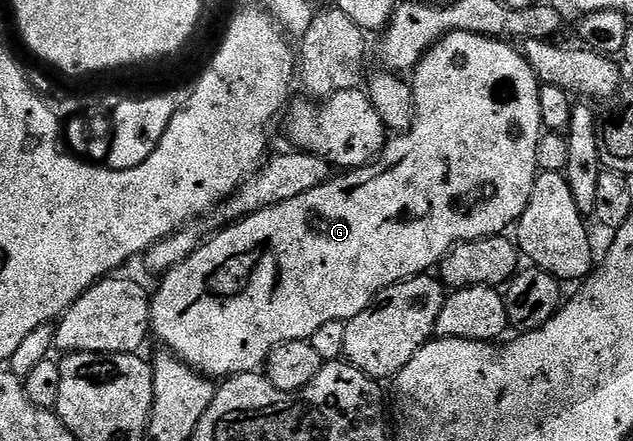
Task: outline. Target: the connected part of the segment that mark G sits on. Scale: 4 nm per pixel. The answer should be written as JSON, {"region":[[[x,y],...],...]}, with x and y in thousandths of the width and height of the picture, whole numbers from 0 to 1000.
{"region":[[[725,66],[705,77],[686,95],[670,127],[660,132],[660,145],[651,159],[654,184],[649,181],[646,195],[654,218],[654,268],[648,290],[638,302],[618,308],[592,365],[567,383],[536,390],[506,424],[493,424],[493,433],[468,442],[468,451],[455,451],[427,474],[393,483],[382,499],[359,508],[352,528],[341,531],[333,546],[332,540],[321,544],[305,578],[254,621],[251,637],[256,639],[237,673],[237,753],[245,766],[250,762],[254,789],[273,800],[299,837],[310,839],[321,855],[355,859],[381,846],[398,846],[419,830],[427,796],[438,782],[457,773],[488,773],[494,755],[512,741],[512,732],[548,730],[569,714],[569,705],[588,689],[596,664],[619,651],[626,639],[678,621],[684,612],[679,608],[684,601],[687,608],[719,556],[798,531],[799,517],[804,510],[807,517],[821,499],[828,469],[834,469],[844,410],[853,390],[850,327],[859,299],[853,270],[853,186],[826,122],[806,102],[810,100],[799,88],[766,84]]]}

